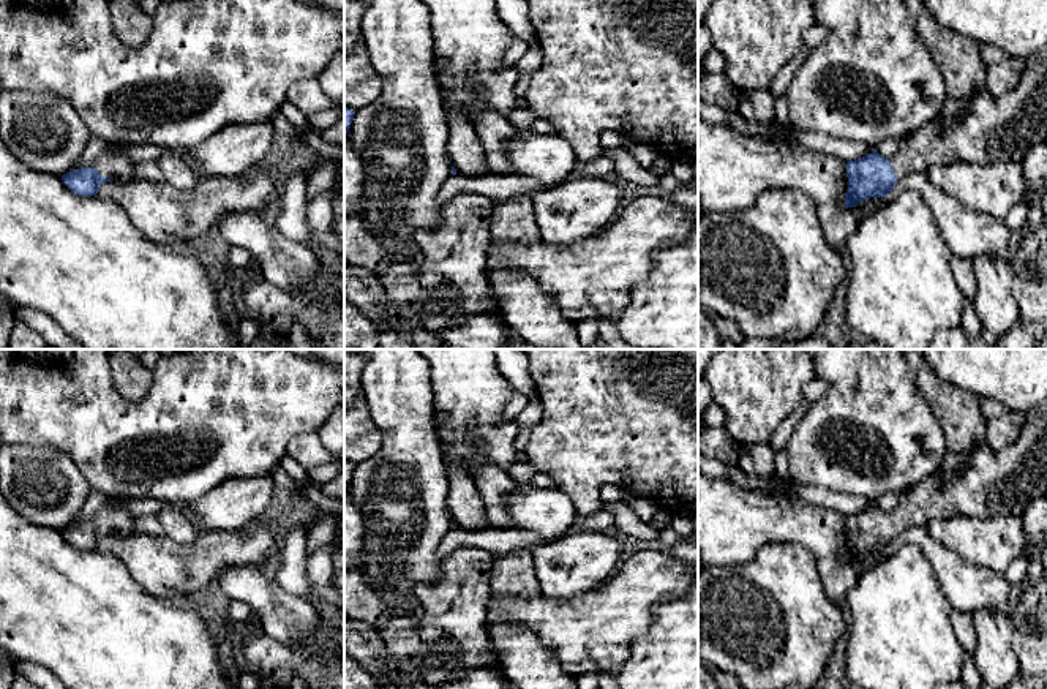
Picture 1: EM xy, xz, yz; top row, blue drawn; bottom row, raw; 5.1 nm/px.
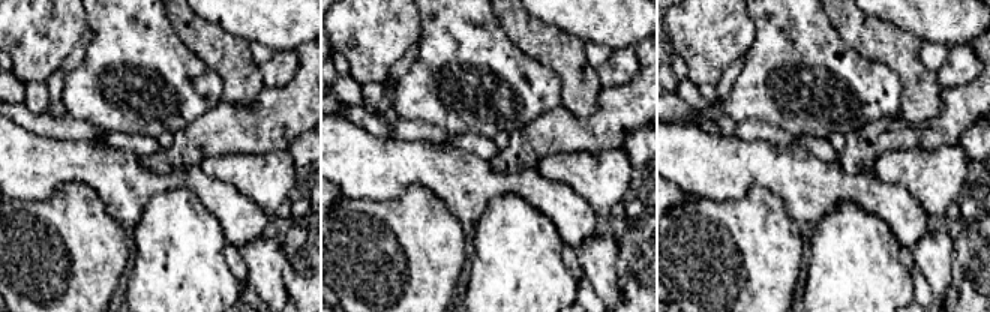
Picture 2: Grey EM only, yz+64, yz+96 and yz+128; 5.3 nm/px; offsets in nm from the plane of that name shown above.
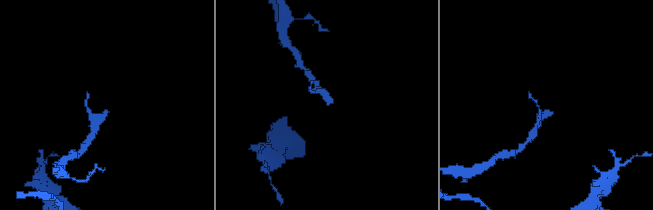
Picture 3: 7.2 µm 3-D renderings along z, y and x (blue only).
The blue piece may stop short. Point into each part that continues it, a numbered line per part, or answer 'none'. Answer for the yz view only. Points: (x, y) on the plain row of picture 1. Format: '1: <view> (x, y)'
1: yz (1005, 482)

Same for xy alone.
1: xy (114, 517)

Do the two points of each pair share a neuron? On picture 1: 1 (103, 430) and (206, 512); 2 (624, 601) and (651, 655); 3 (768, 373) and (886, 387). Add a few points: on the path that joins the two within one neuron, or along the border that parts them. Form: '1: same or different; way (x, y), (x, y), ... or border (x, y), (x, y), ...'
1: different; border (223, 481), (209, 492), (182, 504)
2: different; border (659, 602), (652, 624), (632, 643), (621, 667)
3: different; border (812, 365), (815, 376)

